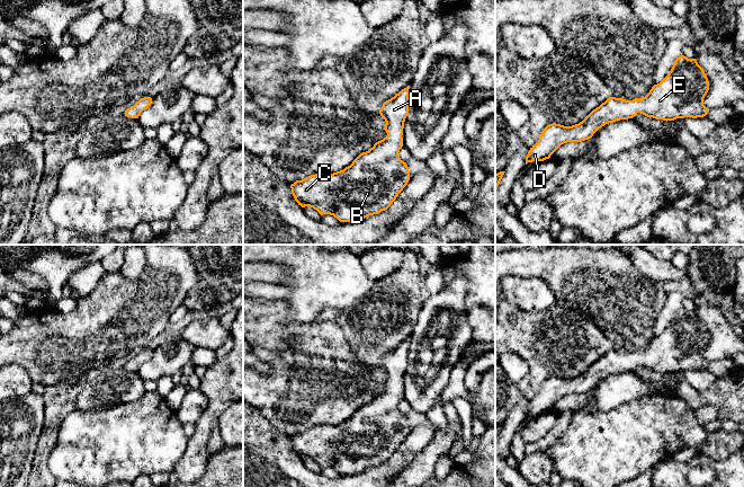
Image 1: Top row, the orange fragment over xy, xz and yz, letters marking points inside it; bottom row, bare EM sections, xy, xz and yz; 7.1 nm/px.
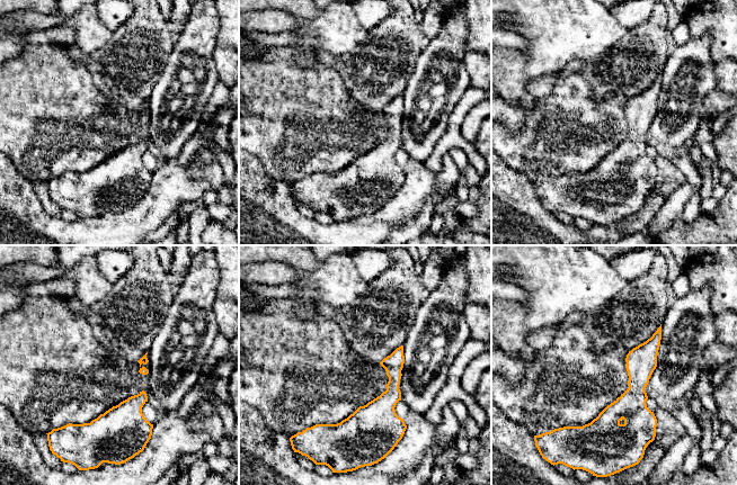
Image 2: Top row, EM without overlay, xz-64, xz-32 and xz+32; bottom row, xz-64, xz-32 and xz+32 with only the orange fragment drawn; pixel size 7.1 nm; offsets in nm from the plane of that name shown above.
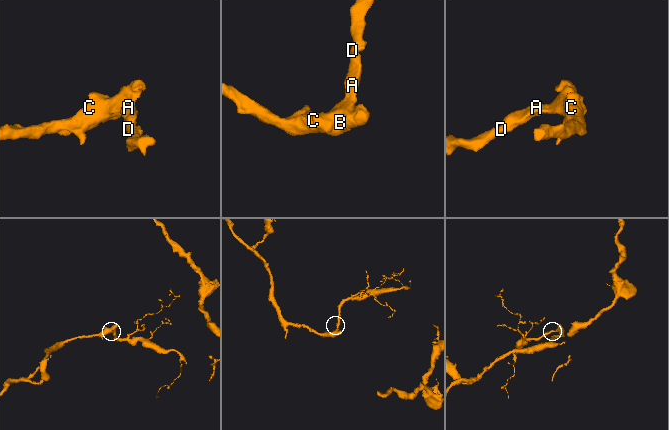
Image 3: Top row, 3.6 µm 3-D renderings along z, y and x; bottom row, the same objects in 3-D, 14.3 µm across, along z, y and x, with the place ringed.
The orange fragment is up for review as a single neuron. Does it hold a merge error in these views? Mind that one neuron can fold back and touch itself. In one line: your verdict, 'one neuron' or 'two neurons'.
one neuron

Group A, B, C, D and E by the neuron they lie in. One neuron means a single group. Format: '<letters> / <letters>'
A B C D E

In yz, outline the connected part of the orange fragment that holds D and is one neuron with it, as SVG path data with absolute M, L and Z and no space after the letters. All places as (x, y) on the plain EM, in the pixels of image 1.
M680 308L667 328L654 337L645 349L633 353L609 349L579 377L547 378L538 395L530 400L526 417L549 411L562 397L589 392L606 377L633 371L638 365L666 374L703 370L709 364L703 357L708 343L708 330L697 312Z

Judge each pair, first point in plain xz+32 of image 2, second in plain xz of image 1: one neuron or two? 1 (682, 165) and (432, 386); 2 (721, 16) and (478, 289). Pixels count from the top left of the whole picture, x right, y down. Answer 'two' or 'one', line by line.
1: two
2: one

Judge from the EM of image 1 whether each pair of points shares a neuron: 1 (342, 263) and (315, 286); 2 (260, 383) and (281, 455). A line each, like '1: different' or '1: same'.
1: same
2: different

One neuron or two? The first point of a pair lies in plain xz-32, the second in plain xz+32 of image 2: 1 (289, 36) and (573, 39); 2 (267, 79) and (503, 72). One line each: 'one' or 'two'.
1: two
2: one

